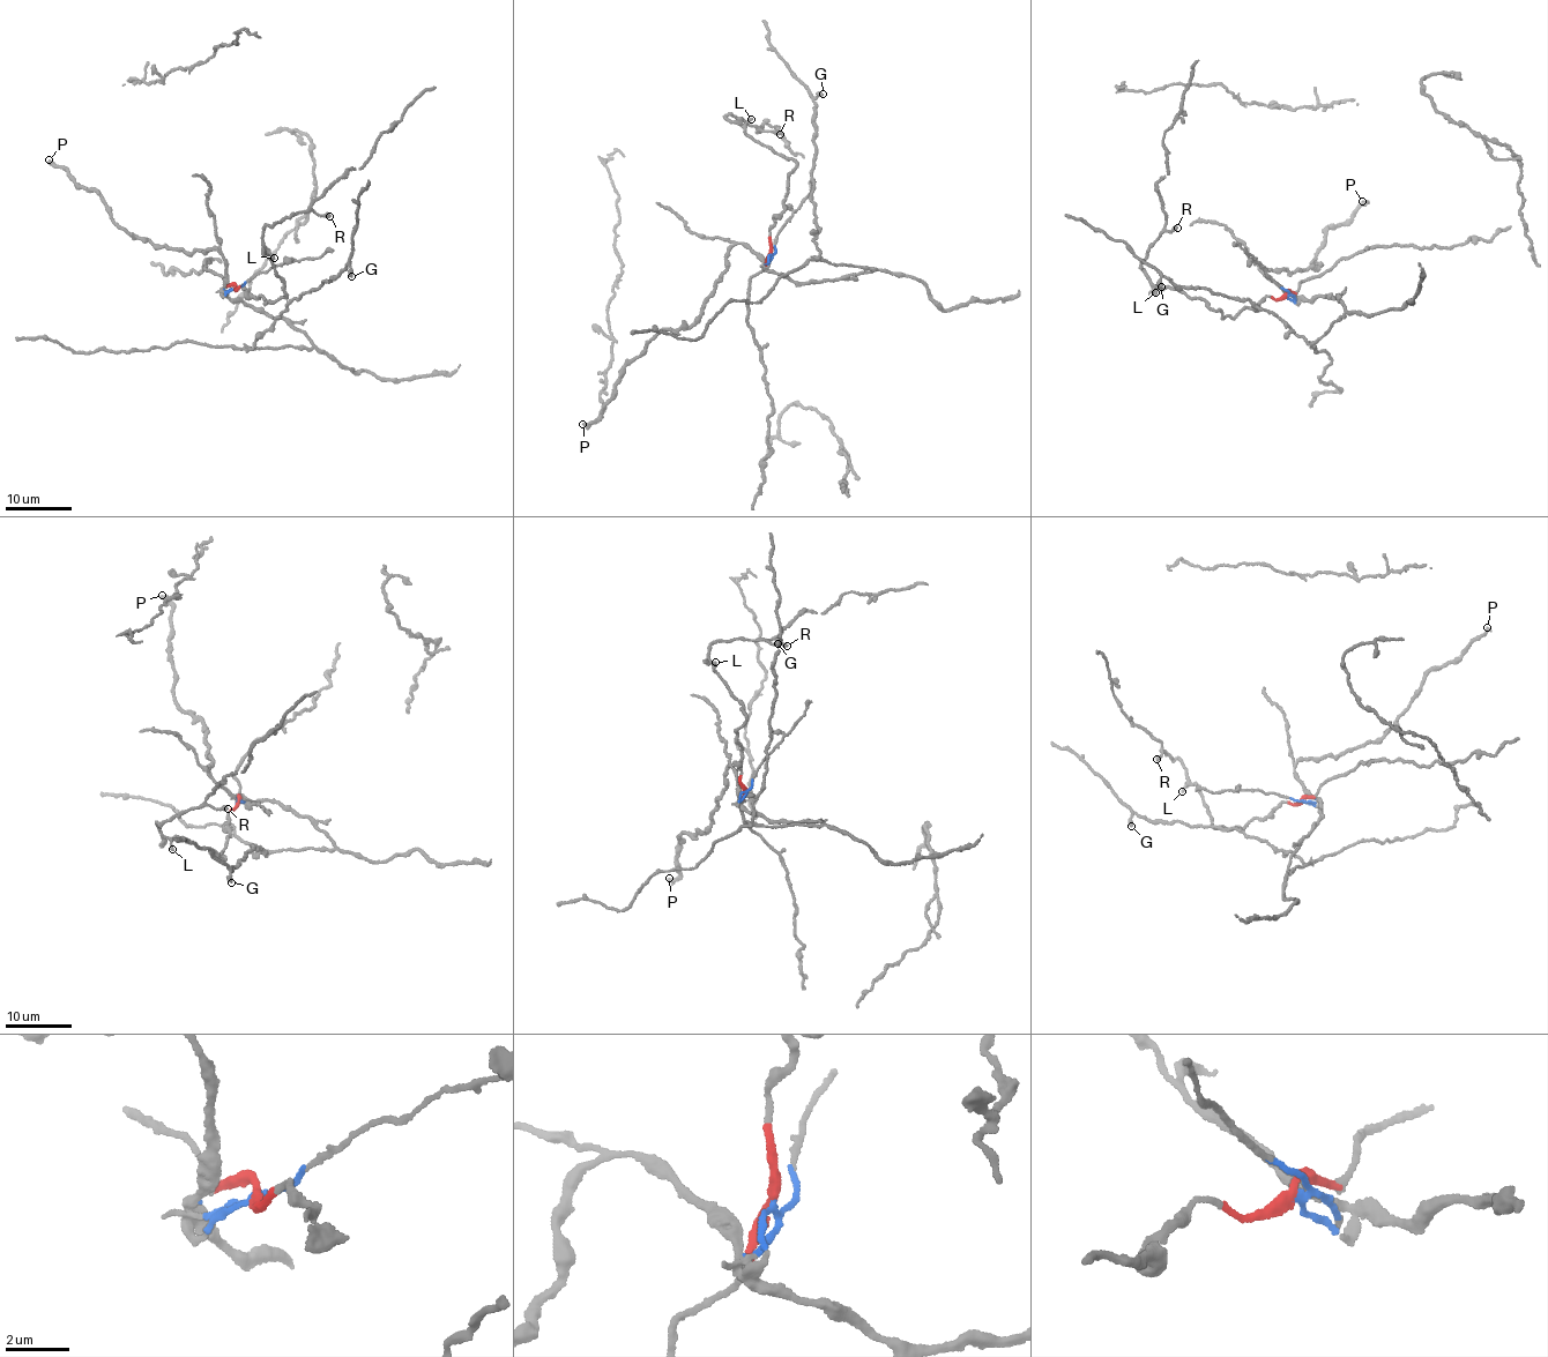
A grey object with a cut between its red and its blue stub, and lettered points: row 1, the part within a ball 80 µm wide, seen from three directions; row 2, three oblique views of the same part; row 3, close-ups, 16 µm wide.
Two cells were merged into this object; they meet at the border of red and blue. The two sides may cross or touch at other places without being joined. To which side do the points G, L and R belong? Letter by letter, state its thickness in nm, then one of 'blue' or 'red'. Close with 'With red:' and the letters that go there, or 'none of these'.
G: 380 nm | blue
L: 190 nm | red
R: 340 nm | red
With red: L, R

